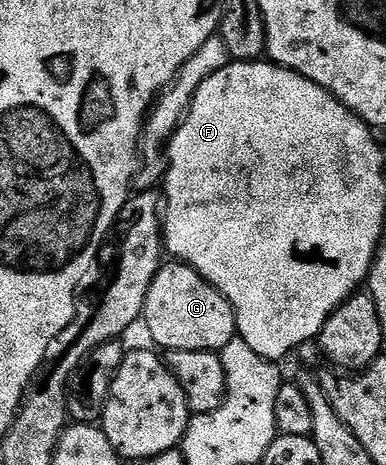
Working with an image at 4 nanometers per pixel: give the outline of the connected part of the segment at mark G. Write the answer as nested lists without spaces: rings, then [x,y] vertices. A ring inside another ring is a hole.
[[[180,262],[162,263],[155,274],[151,290],[147,290],[143,324],[149,327],[149,336],[158,344],[156,347],[169,352],[207,350],[220,353],[221,348],[237,336],[237,319],[227,298],[189,264]]]

